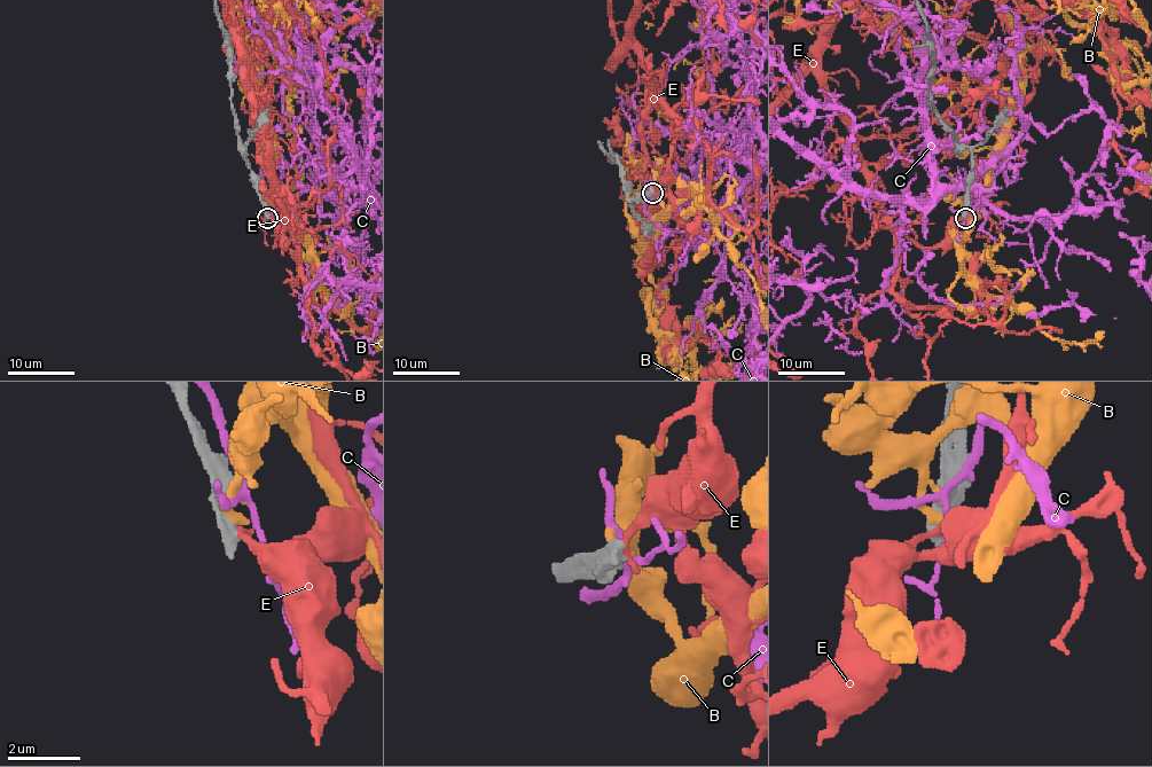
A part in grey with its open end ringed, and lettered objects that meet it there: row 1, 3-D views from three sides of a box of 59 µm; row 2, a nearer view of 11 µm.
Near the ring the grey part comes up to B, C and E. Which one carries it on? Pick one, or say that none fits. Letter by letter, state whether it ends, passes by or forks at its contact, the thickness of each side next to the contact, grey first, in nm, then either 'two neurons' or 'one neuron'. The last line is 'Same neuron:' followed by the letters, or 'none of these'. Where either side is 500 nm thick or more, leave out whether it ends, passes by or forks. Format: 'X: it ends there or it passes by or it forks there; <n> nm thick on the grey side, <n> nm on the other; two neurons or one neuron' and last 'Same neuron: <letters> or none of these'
B: 600 nm thick on the grey side, 280 nm on the other; two neurons
C: it forks there; 440 nm thick on the grey side, 170 nm on the other; two neurons
E: 500 nm thick on the grey side, 200 nm on the other; two neurons
Same neuron: none of these

